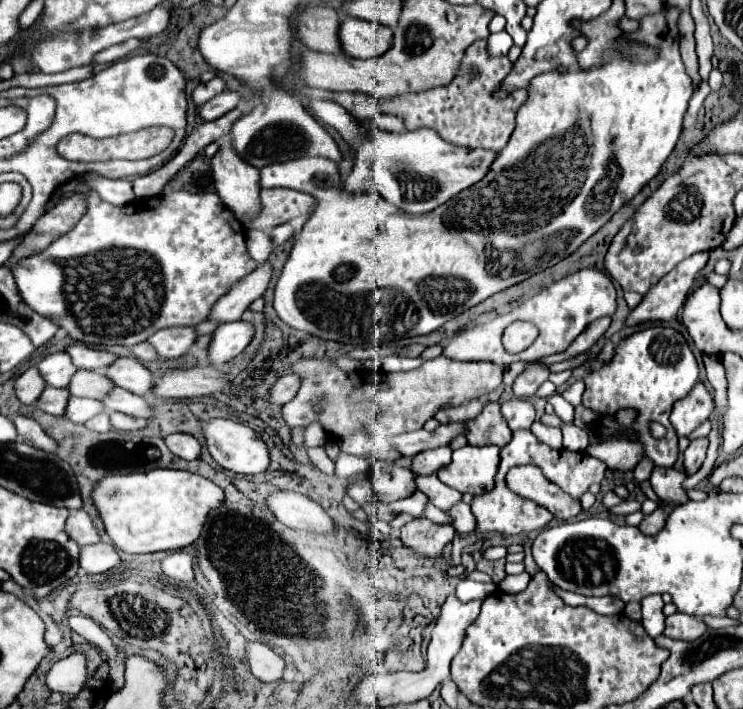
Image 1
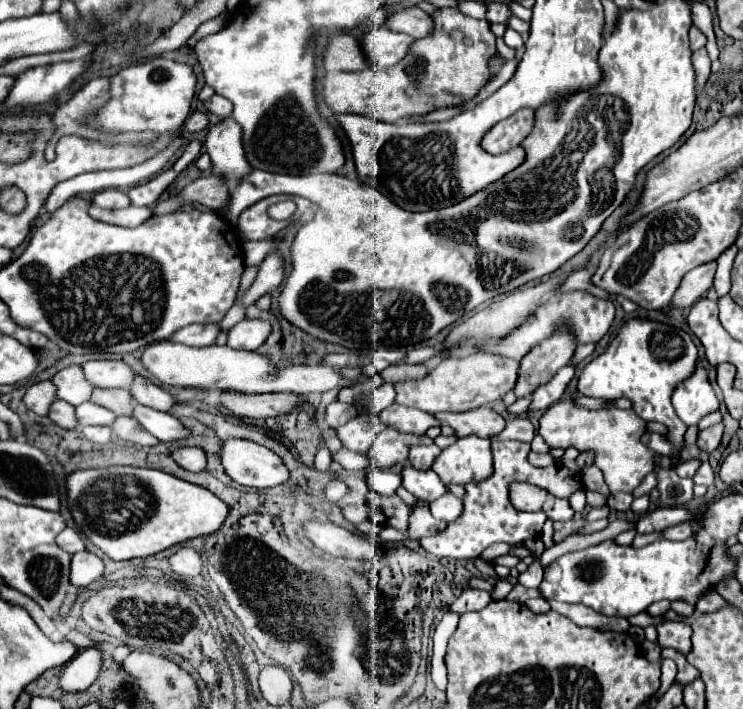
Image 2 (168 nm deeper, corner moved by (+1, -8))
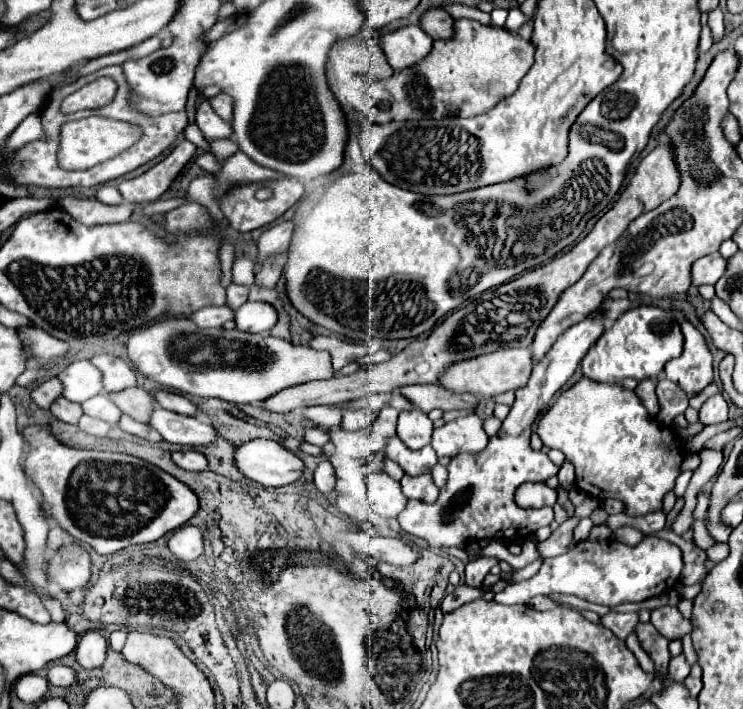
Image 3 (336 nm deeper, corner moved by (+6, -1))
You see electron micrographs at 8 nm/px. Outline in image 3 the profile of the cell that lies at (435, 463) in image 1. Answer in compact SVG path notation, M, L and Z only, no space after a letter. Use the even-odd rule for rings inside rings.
M419 408L411 412L401 412L397 420L397 436L405 442L407 448L419 450L431 442L433 434L433 422L425 412L419 412Z

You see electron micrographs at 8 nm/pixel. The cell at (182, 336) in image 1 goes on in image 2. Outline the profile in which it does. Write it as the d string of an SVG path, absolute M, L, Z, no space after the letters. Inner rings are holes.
M188 325L180 331L174 331L168 341L184 343L190 347L208 347L214 343L216 335L220 333L218 325Z

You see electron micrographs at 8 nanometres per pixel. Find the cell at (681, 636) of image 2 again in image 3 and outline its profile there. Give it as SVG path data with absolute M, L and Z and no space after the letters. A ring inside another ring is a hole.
M661 606L657 610L651 612L651 624L667 638L667 640L675 640L675 638L683 638L685 634L691 632L691 620L683 618L679 608L675 606Z

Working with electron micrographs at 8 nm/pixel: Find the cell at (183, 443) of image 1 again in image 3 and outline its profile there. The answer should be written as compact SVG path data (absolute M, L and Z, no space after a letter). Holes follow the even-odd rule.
M197 450L175 452L173 454L173 462L179 468L185 468L189 472L203 472L203 470L207 470L207 458L201 452L197 452Z

